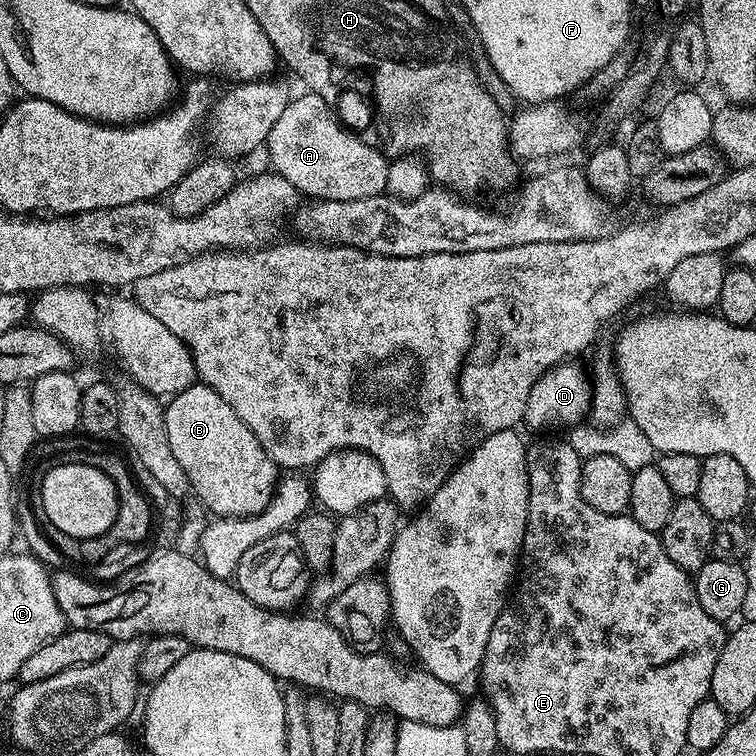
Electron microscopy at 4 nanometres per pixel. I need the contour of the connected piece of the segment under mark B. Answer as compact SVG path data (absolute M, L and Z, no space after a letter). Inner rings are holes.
M195 382L172 396L164 404L164 421L174 458L186 470L195 499L201 500L213 517L253 516L269 504L276 492L278 466L254 438L250 426L213 388Z

